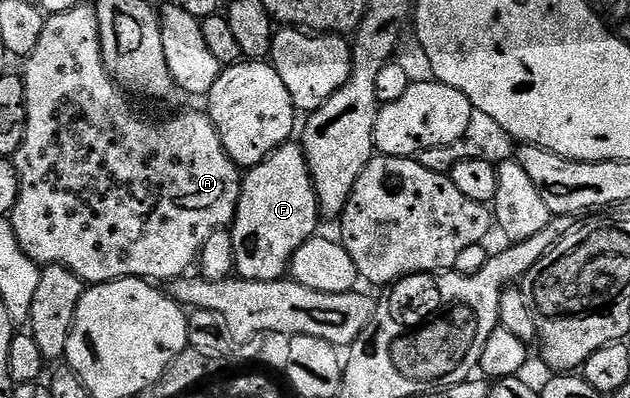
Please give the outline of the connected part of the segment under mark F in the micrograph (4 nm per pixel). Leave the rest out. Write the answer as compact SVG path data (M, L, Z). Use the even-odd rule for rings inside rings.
M291 140L272 151L259 166L245 171L230 235L239 278L276 282L287 277L290 261L307 240L319 233L318 197L301 145Z

